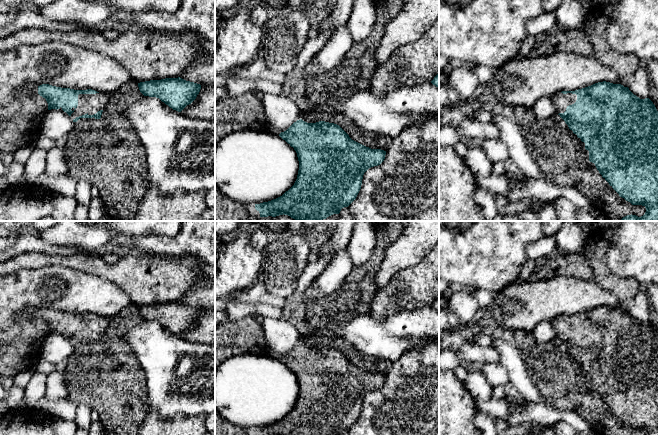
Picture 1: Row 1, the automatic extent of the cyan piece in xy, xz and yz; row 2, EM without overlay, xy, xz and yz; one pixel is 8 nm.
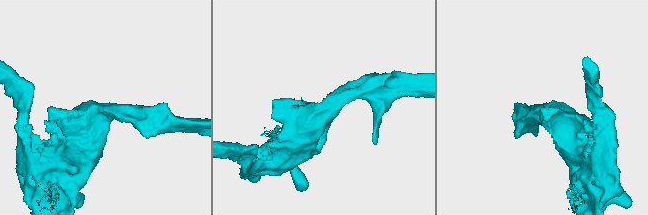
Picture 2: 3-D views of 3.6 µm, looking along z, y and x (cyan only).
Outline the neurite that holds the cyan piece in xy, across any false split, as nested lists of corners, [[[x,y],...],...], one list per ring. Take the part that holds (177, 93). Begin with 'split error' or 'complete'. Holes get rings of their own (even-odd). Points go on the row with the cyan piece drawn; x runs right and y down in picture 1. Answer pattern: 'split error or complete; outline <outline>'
complete; outline [[[180,77],[150,80],[138,83],[144,96],[159,98],[173,110],[181,112],[200,92],[201,85]]]

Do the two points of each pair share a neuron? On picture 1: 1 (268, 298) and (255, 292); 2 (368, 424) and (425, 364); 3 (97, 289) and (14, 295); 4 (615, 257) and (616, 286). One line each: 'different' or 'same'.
1: same
2: same
3: same
4: different

